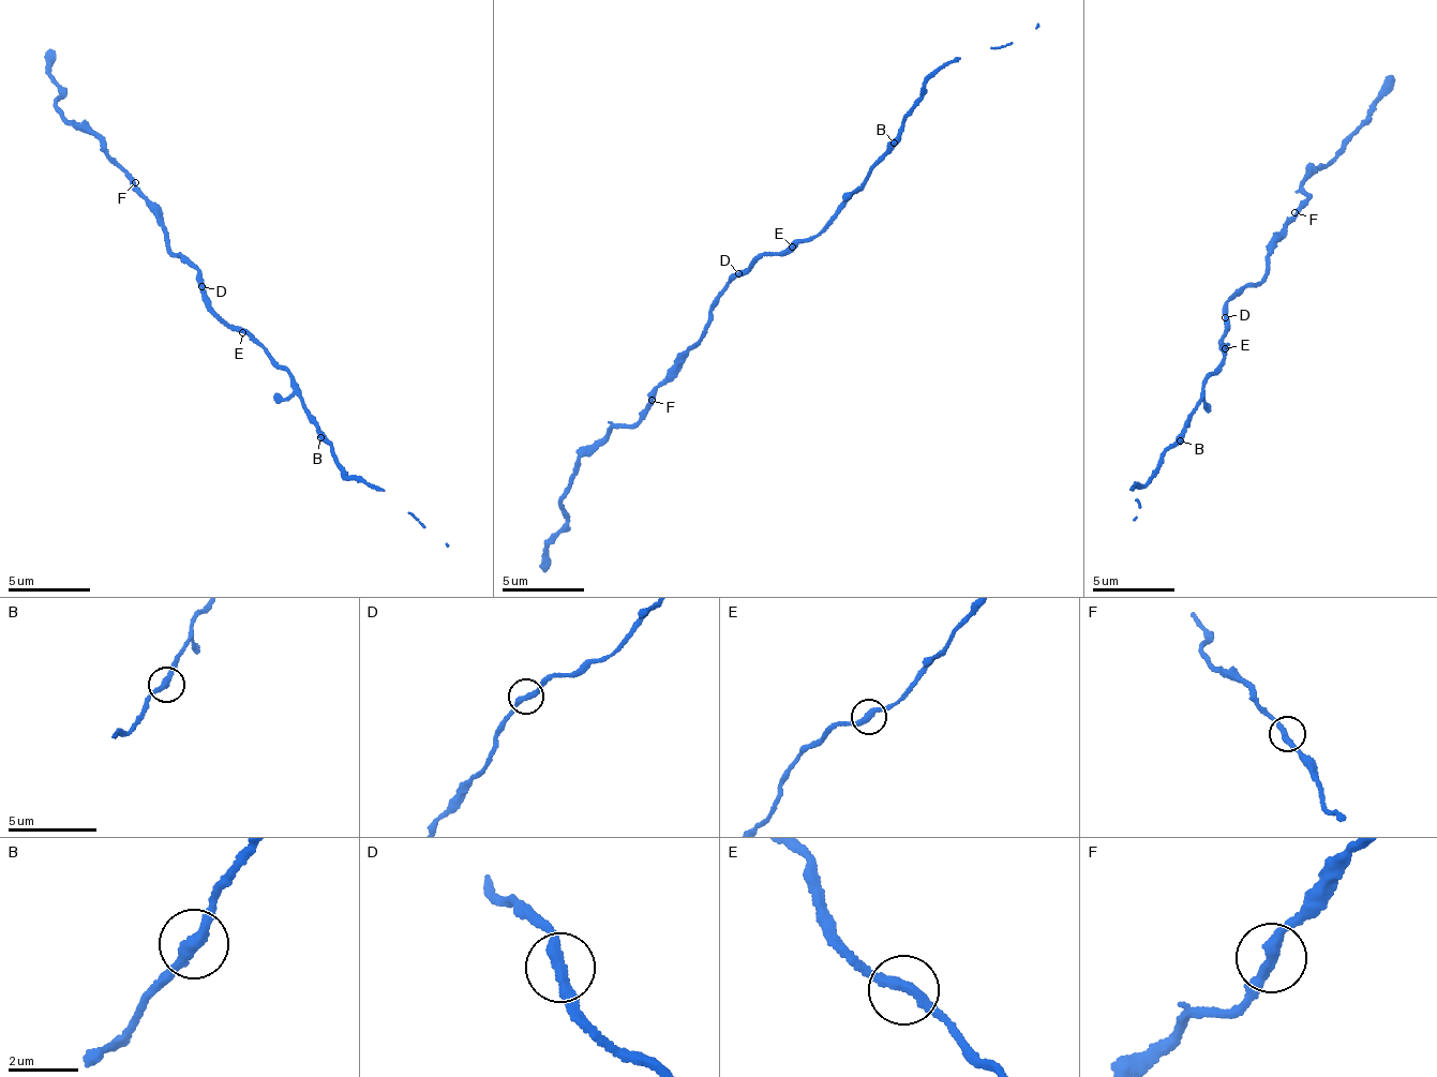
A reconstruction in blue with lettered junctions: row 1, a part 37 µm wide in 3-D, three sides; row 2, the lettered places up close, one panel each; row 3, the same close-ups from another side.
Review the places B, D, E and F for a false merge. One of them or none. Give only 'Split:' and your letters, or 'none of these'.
Split: none of these

